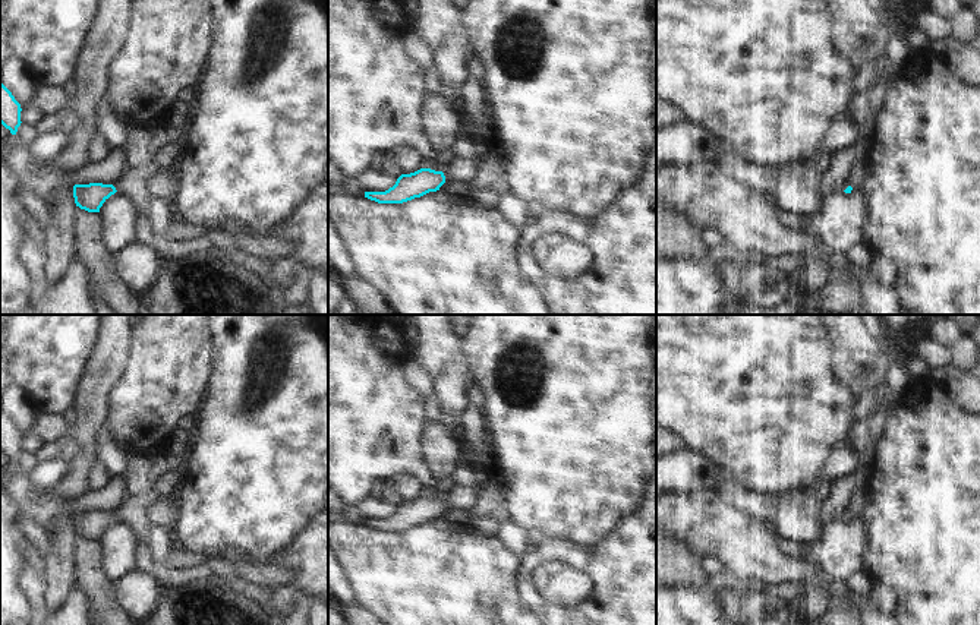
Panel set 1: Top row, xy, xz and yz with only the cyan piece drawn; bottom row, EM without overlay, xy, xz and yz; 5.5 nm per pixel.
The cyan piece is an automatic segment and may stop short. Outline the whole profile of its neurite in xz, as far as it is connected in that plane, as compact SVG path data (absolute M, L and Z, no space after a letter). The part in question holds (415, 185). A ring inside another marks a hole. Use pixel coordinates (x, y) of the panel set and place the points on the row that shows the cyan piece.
M478 154L473 160L456 157L444 171L420 168L410 174L401 174L396 184L385 192L365 192L365 198L378 203L403 203L437 192L445 181L469 183L476 174Z

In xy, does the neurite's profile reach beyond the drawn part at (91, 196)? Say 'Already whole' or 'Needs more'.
Needs more

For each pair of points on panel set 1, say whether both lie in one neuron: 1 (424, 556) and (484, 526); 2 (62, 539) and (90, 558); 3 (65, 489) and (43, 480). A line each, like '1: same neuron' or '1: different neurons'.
1: different neurons
2: different neurons
3: different neurons

